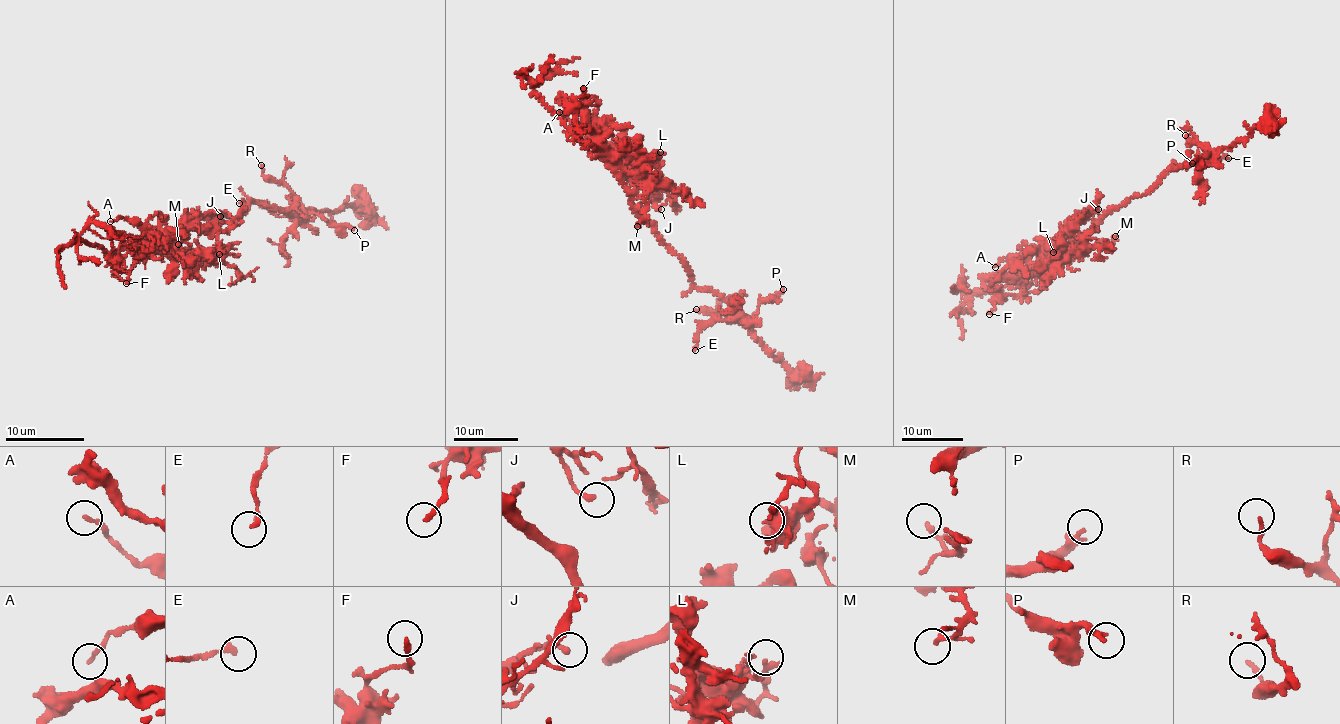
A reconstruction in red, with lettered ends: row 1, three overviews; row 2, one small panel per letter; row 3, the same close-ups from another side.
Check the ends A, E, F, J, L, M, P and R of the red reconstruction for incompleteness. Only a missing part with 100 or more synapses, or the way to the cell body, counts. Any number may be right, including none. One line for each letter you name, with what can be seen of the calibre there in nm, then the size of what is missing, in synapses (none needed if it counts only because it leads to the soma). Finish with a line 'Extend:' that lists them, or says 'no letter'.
Extend: no letter

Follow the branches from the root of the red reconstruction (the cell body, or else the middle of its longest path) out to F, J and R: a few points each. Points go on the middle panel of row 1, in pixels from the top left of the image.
F: (648, 222), (640, 217), (626, 190), (596, 147), (581, 142), (579, 138), (574, 102), (585, 94), (583, 88)
J: (648, 222), (640, 217), (633, 204), (637, 189), (633, 180), (638, 181), (652, 202), (661, 209)
R: (648, 222), (680, 255), (695, 287), (719, 294), (731, 305), (734, 316), (696, 309)

